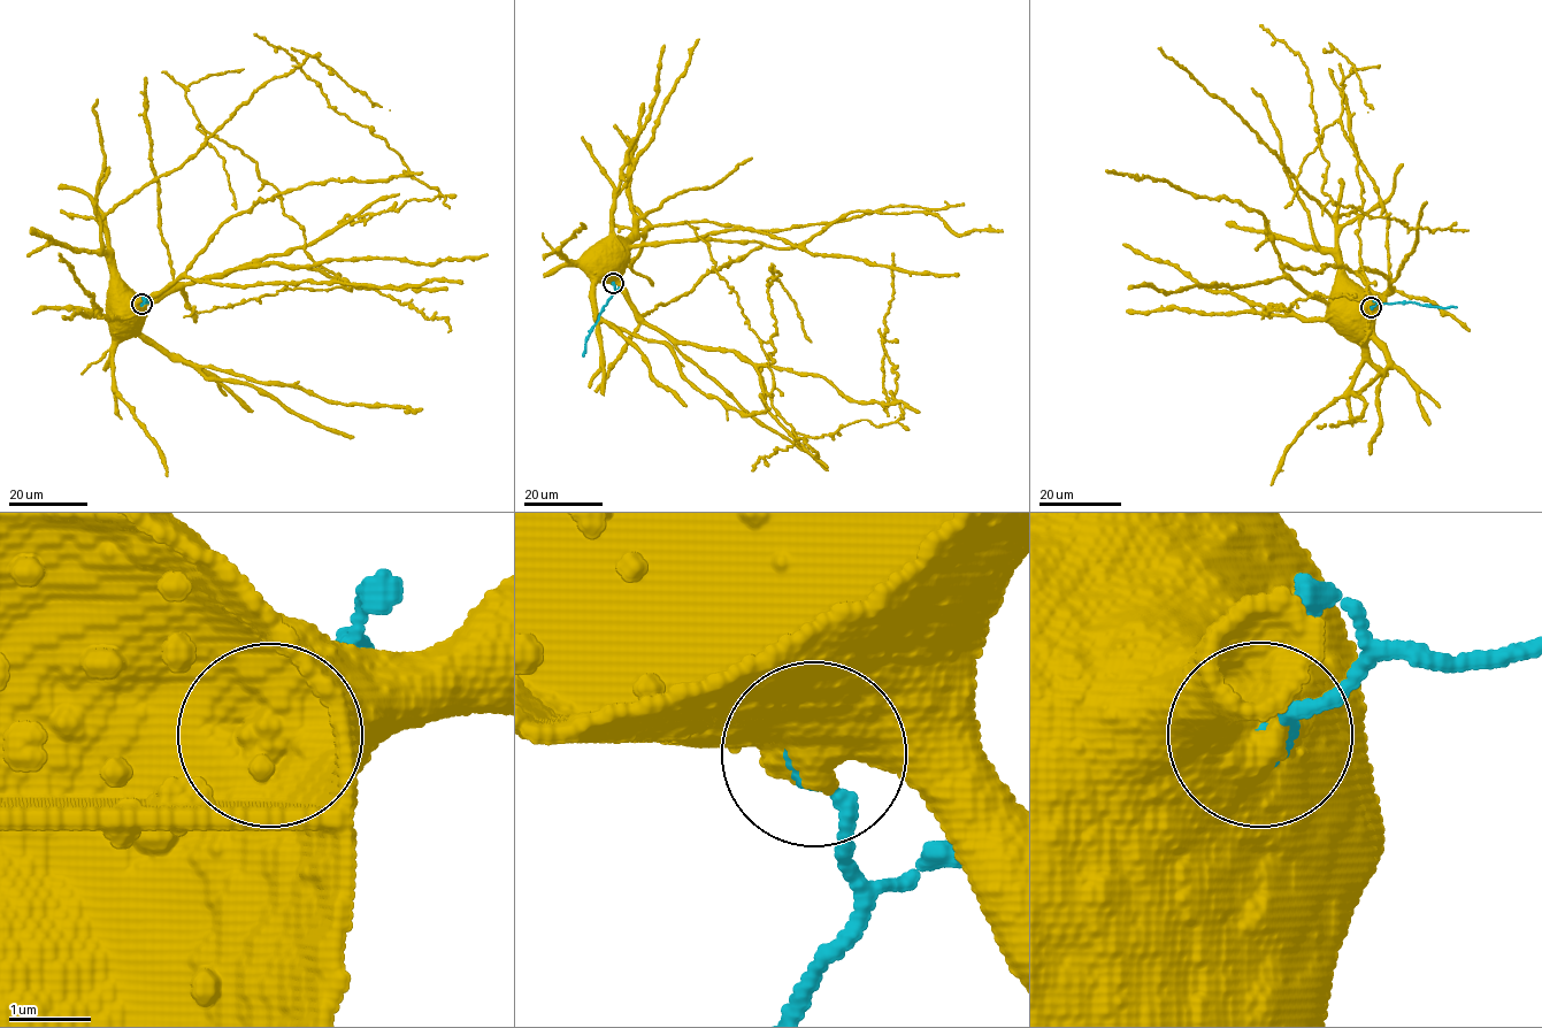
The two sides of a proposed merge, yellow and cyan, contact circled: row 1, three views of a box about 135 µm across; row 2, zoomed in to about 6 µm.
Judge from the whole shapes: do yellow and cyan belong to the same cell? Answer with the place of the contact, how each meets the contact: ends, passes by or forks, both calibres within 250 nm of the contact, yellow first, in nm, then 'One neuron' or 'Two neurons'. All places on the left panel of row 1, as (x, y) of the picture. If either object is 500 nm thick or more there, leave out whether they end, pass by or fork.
Place: (142, 304). Thickness 850 nm (yellow) against 300 nm. Two neurons

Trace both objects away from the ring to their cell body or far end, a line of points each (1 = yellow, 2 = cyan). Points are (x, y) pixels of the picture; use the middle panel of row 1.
1: (613, 283), (613, 245)
2: (613, 283), (615, 291), (585, 340), (583, 357)

